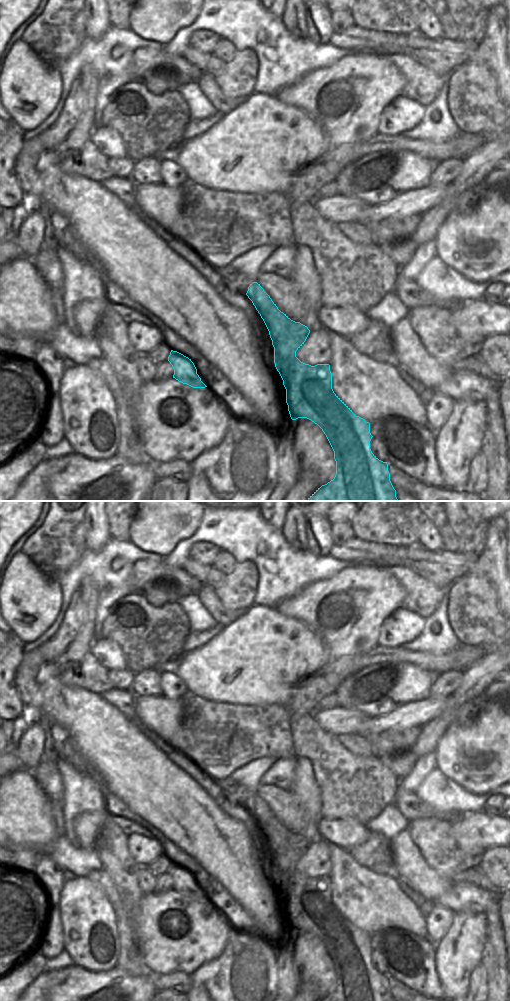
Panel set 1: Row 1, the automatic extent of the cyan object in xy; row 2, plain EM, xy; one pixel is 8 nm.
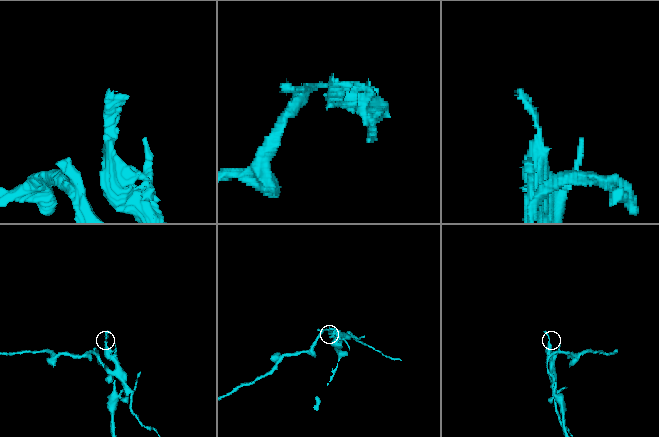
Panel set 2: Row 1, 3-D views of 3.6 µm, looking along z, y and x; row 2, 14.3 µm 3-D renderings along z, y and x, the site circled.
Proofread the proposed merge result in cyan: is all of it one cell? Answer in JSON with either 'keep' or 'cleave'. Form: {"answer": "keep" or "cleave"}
{"answer": "cleave"}

